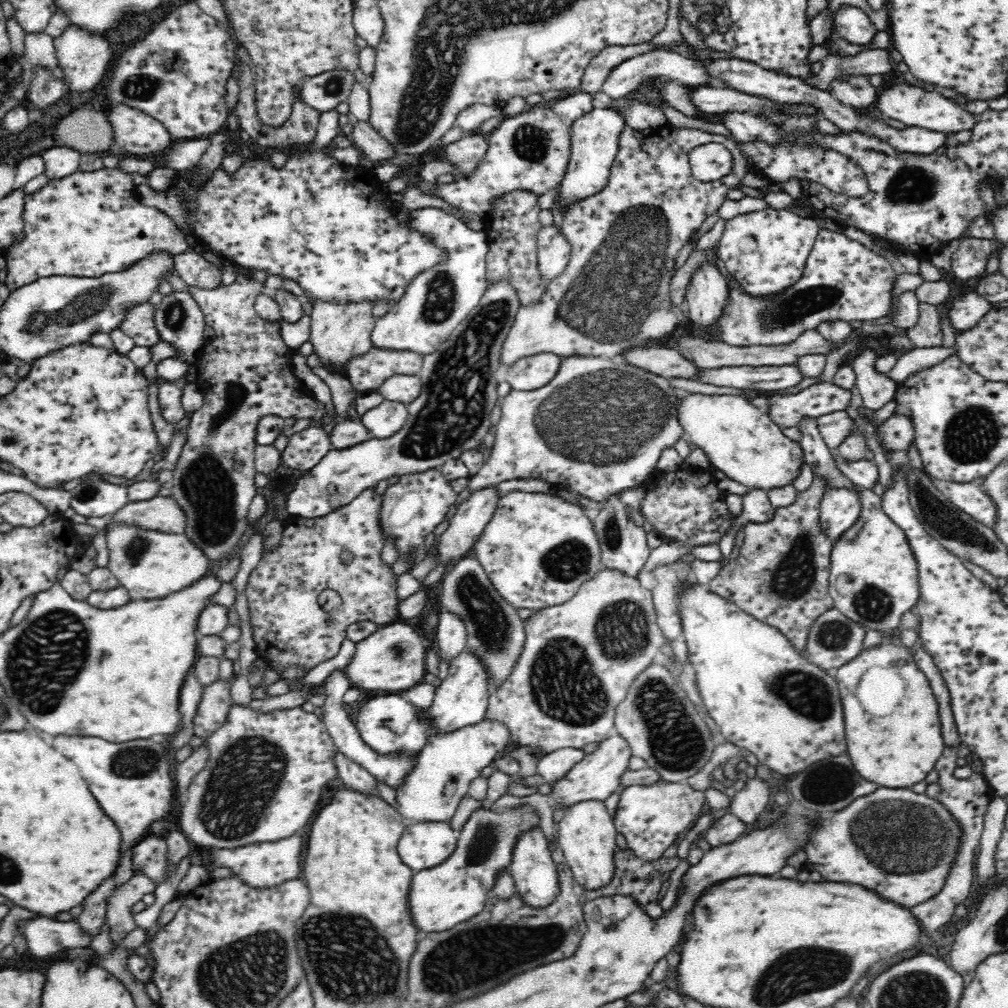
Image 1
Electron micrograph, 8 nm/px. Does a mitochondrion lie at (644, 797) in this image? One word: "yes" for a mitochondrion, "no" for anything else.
no

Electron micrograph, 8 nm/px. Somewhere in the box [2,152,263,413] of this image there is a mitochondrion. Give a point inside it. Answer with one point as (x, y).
(84, 306)

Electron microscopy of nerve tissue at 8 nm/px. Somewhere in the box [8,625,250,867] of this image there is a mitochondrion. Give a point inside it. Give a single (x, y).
(138, 762)

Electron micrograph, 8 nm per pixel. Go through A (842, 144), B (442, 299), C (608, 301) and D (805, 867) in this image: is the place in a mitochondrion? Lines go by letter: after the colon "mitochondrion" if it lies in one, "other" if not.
A: other
B: mitochondrion
C: mitochondrion
D: other

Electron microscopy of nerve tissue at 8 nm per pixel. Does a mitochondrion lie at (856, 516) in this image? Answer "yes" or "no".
no

